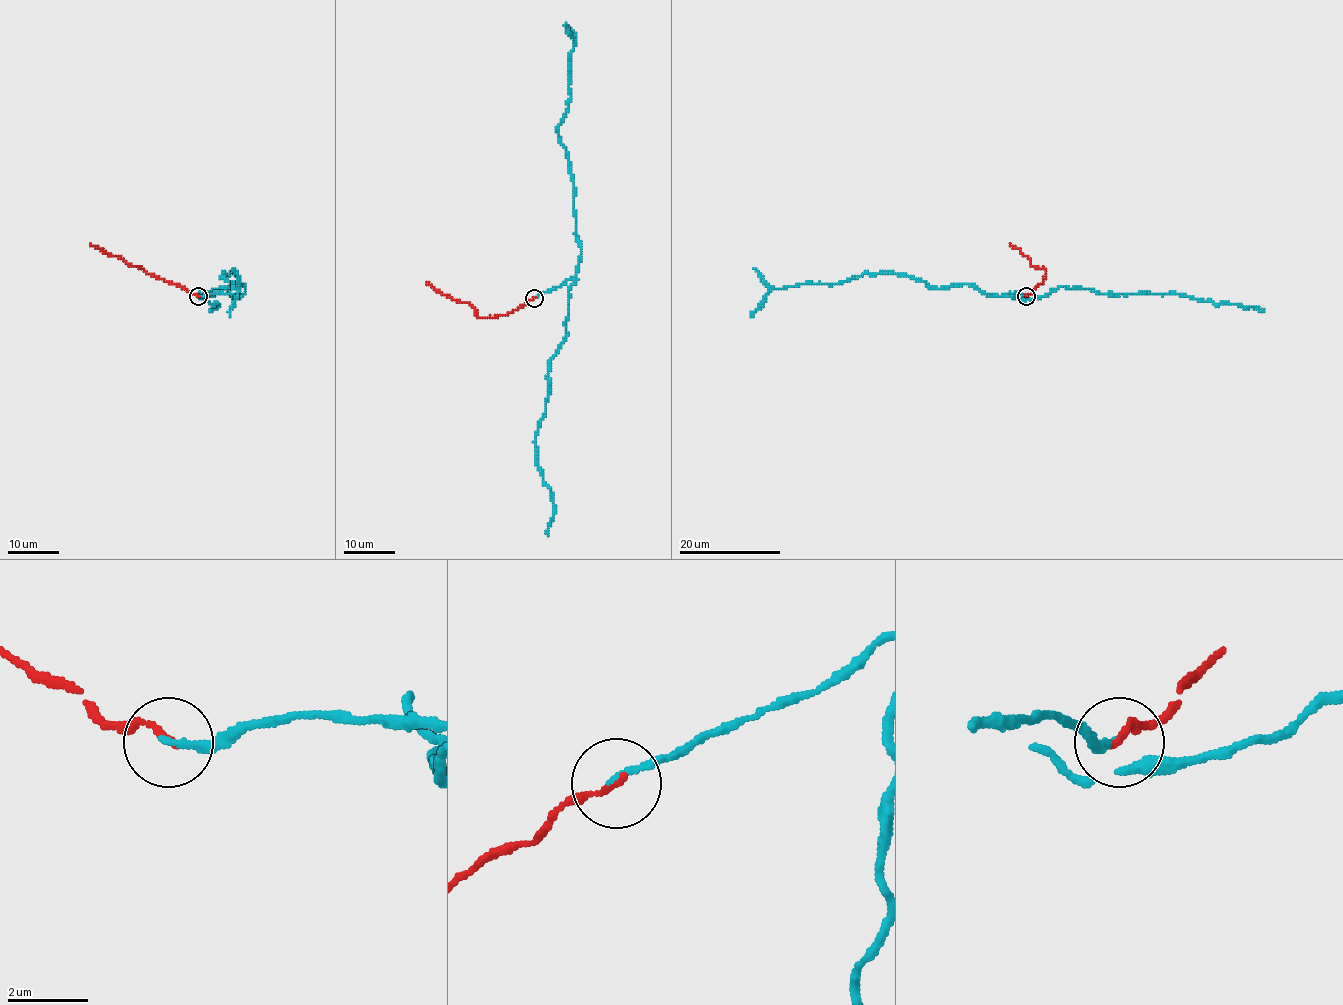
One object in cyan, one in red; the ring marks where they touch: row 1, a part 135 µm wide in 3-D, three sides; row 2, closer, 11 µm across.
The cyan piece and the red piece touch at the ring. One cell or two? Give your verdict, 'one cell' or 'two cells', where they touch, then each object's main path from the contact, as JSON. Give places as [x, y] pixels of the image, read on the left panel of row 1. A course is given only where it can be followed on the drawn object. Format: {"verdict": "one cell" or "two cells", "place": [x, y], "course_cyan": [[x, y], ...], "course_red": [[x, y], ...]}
{"verdict": "one cell", "place": [198, 296], "course_cyan": [[199, 296], [241, 296], [233, 301], [230, 287], [215, 288], [213, 294], [199, 293], [219, 305], [213, 308]], "course_red": [[199, 296], [89, 242]]}

